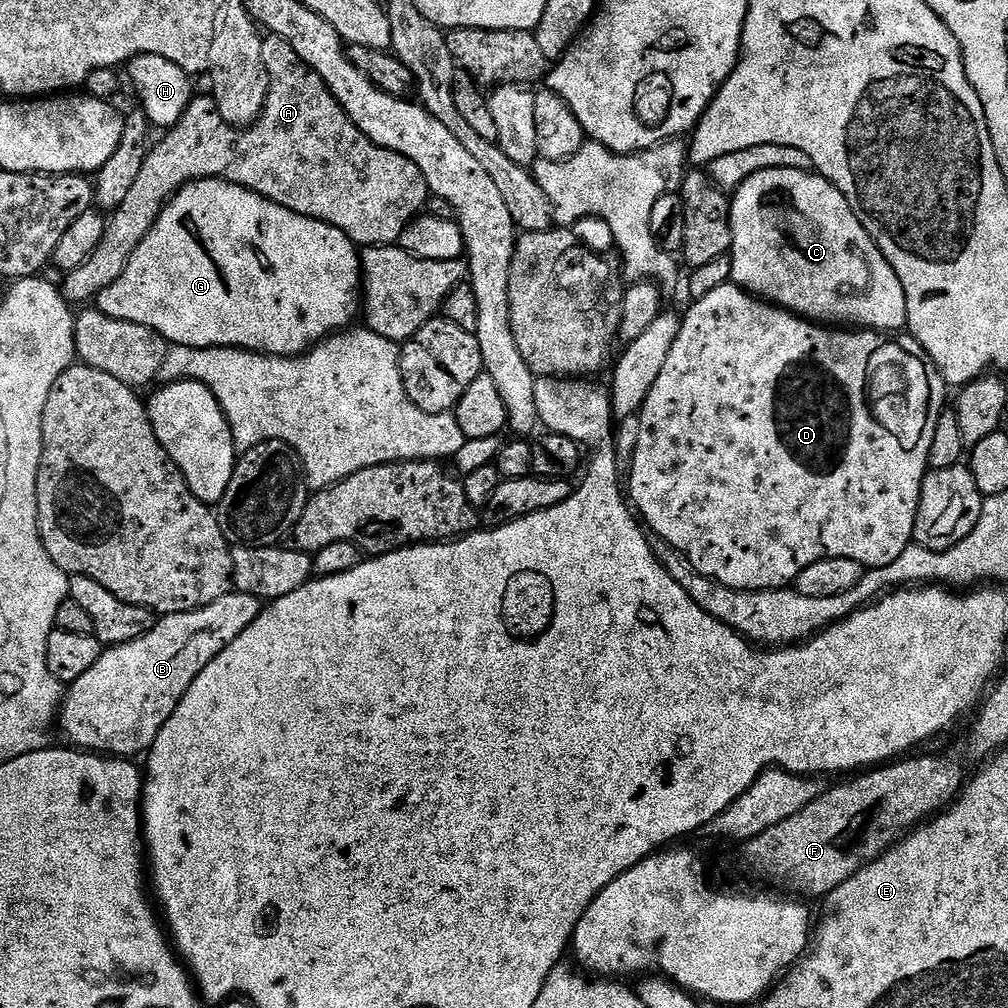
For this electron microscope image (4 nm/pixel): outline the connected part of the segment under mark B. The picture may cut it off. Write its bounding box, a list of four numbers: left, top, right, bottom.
[58,592,262,758]

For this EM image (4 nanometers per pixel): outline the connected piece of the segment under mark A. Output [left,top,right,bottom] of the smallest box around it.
[62,35,430,305]

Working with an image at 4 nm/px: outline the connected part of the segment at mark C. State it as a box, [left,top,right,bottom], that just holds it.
[730,169,908,334]

